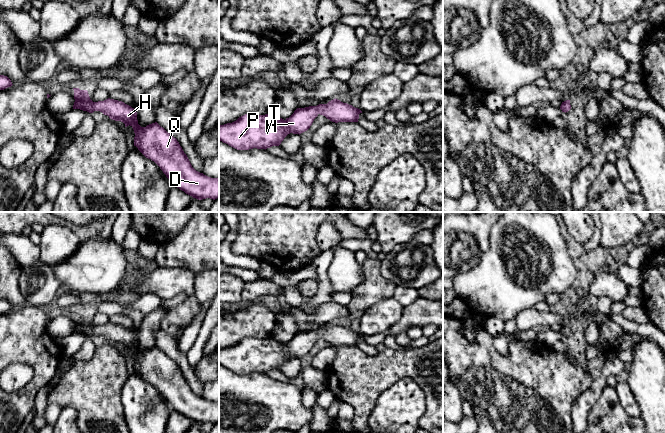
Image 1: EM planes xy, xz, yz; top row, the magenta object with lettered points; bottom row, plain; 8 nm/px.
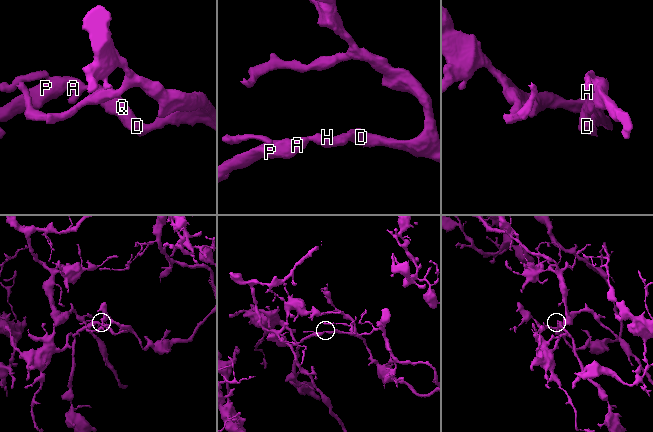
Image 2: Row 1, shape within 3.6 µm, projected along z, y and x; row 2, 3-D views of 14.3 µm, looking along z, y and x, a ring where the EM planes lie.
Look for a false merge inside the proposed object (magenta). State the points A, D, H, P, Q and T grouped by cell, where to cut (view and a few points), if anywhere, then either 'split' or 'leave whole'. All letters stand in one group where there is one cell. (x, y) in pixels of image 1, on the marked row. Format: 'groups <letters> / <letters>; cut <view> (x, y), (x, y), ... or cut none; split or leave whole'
groups A D H P Q T; cut none; leave whole

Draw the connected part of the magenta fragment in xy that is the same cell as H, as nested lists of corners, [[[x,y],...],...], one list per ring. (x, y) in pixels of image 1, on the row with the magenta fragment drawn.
[[[74,90],[73,109],[93,113],[100,111],[110,119],[121,121],[134,130],[134,146],[148,159],[154,161],[170,184],[198,200],[219,197],[219,178],[211,178],[196,171],[176,138],[157,122],[141,127],[136,109],[122,101],[106,99],[93,102],[87,90]]]

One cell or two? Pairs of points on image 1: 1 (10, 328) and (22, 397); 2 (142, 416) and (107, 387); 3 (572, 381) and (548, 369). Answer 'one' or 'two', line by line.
1: one
2: two
3: one

